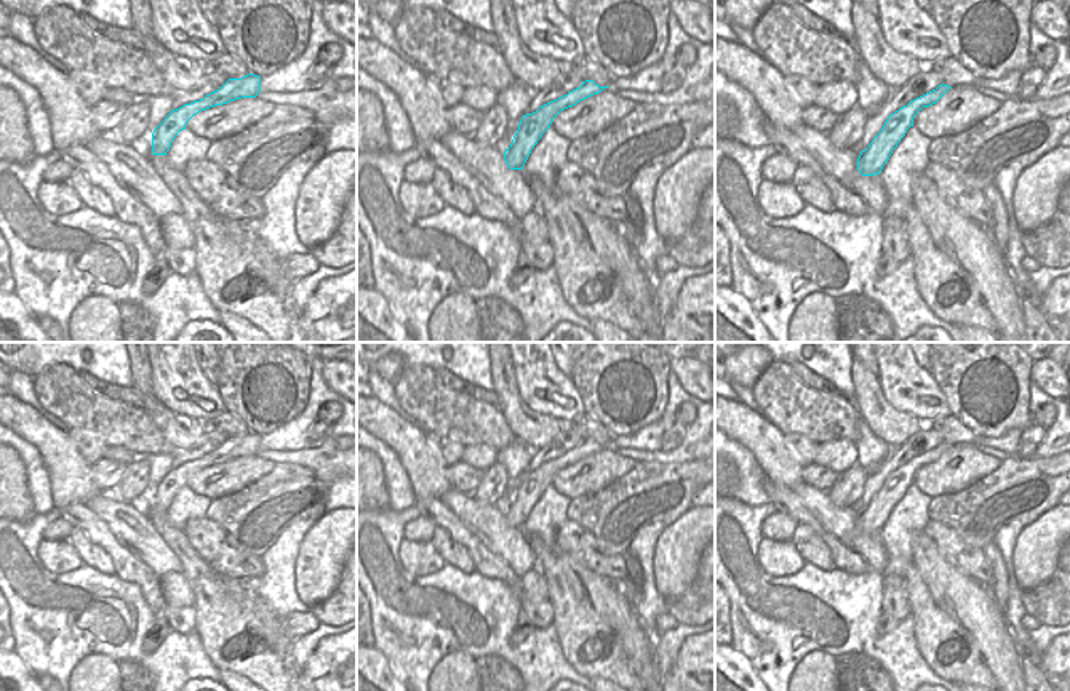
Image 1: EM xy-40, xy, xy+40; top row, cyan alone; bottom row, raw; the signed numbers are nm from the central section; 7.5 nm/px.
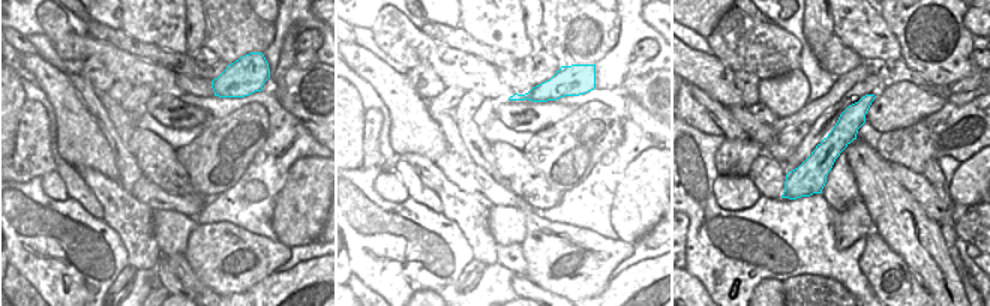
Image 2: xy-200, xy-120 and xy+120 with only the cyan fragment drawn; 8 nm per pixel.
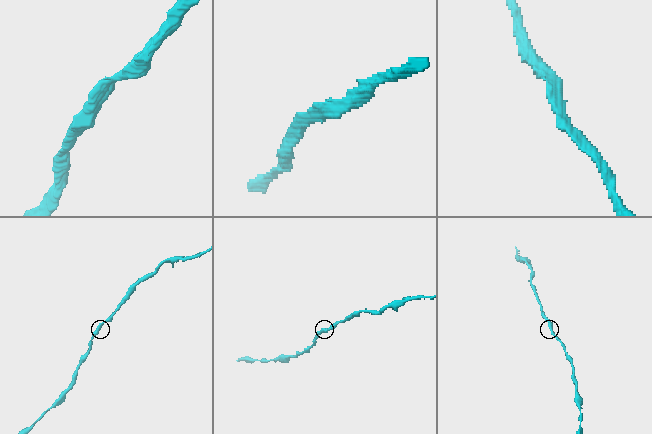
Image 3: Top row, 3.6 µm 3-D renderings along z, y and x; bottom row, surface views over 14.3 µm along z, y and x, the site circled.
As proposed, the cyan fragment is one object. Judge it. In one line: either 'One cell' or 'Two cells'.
One cell

